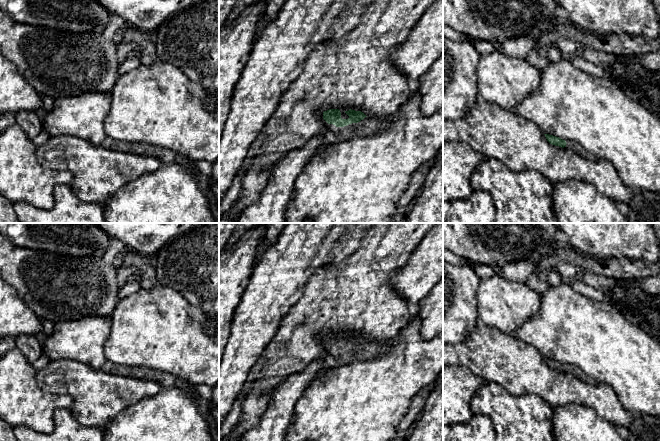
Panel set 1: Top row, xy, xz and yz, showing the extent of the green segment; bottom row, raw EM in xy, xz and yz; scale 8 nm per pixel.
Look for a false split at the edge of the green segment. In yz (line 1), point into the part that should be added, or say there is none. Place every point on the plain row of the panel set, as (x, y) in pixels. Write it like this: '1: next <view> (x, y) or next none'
1: next yz (572, 370)

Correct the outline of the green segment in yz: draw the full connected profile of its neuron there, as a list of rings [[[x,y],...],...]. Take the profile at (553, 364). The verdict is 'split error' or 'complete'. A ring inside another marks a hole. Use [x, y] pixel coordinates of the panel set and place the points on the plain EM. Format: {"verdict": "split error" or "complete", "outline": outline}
{"verdict": "split error", "outline": [[[544,358],[547,365],[555,370],[559,370],[559,371],[566,371],[567,373],[569,373],[570,375],[573,375],[575,377],[577,377],[579,380],[581,381],[585,381],[587,384],[590,385],[597,385],[598,382],[592,378],[591,376],[588,376],[583,370],[581,370],[579,367],[577,366],[570,366],[567,367],[565,364],[553,360],[553,359],[549,359],[549,358]]]}

